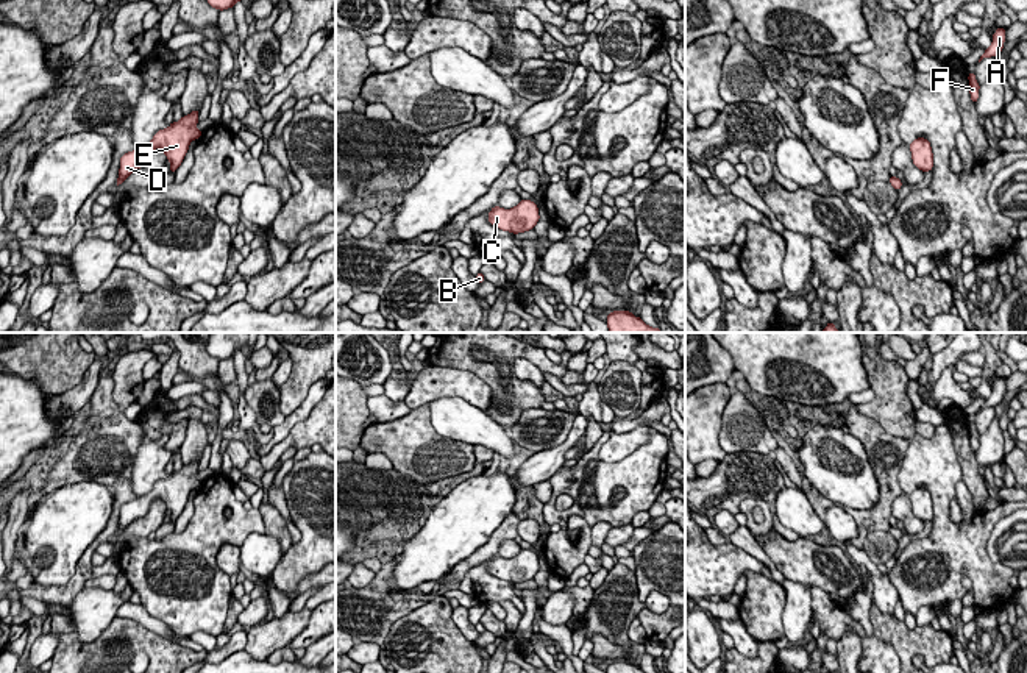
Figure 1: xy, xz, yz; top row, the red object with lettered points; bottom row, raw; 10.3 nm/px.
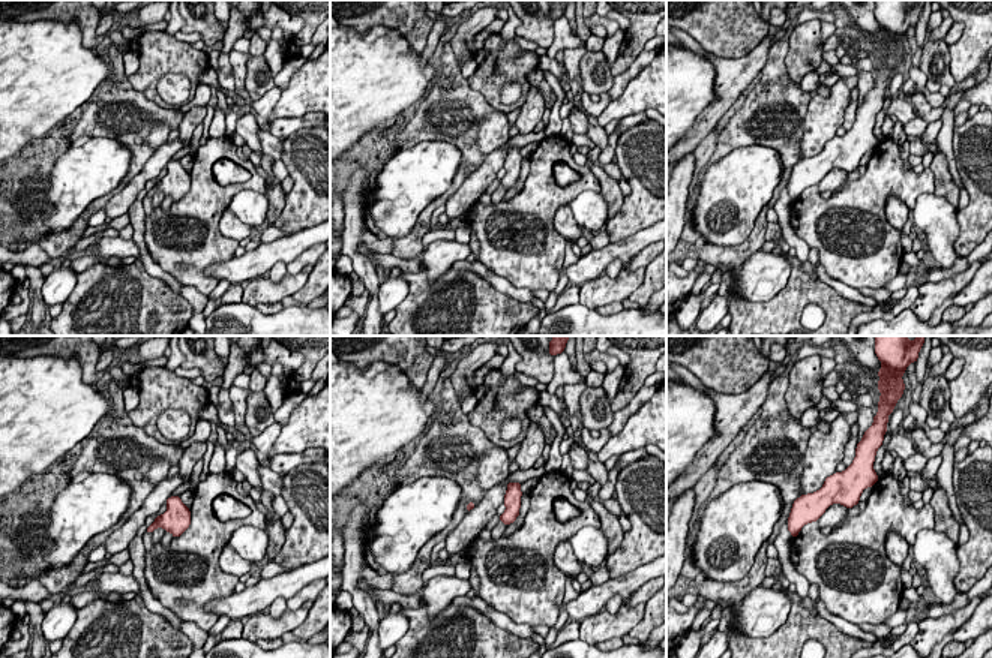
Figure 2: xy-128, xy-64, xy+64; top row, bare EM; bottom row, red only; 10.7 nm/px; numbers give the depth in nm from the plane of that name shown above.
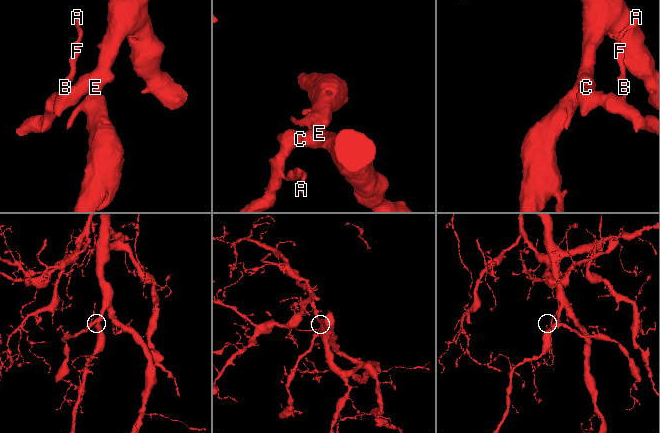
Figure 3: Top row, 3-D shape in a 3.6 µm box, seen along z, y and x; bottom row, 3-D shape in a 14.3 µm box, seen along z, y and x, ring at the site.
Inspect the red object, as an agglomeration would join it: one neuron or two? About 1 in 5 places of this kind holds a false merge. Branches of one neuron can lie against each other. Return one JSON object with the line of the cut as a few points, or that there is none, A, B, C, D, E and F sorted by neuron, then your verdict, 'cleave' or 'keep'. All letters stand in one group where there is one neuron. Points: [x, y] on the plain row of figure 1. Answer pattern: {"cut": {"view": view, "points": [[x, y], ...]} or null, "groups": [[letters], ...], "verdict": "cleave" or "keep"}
{"cut": null, "groups": [["A", "B", "C", "D", "E", "F"]], "verdict": "keep"}

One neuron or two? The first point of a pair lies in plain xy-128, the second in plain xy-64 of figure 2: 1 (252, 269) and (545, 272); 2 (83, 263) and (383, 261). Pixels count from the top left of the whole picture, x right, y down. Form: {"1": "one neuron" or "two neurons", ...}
{"1": "two neurons", "2": "one neuron"}

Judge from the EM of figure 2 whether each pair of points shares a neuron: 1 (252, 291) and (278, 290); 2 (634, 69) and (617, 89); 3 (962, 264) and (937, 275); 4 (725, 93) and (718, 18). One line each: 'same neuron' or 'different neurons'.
1: same neuron
2: same neuron
3: same neuron
4: different neurons

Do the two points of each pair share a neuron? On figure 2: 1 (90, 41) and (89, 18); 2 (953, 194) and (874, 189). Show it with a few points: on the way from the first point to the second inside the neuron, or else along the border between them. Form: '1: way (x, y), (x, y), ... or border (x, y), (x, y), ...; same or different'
1: way (89, 35), (89, 24); same
2: border (929, 168), (934, 176), (934, 192); different

